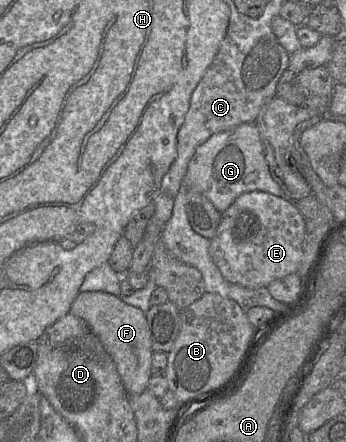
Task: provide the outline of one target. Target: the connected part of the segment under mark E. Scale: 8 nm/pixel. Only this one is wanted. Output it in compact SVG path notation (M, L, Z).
M252 191L240 195L221 215L209 254L222 276L247 288L267 287L272 281L297 272L302 259L306 220L290 201Z

